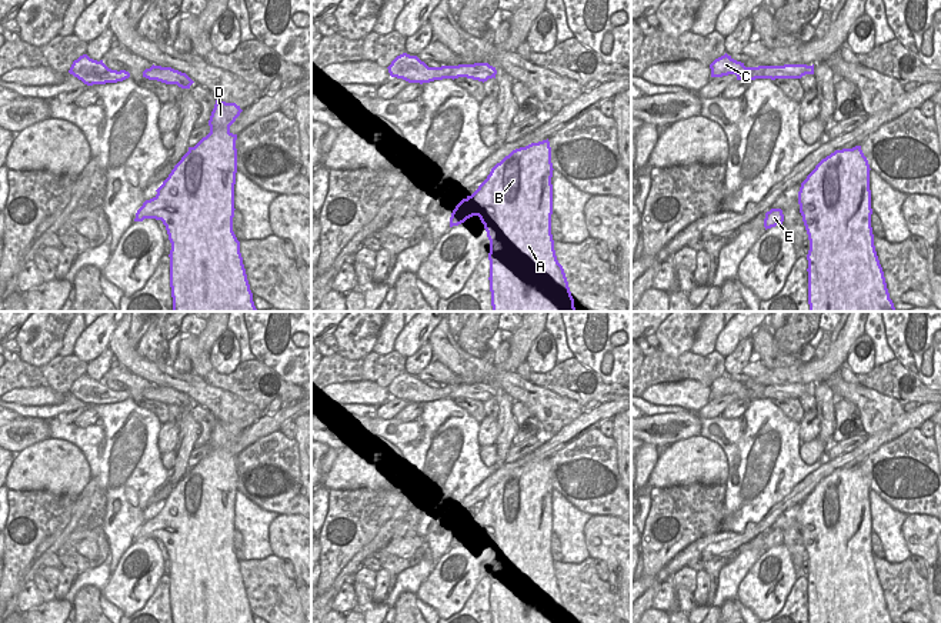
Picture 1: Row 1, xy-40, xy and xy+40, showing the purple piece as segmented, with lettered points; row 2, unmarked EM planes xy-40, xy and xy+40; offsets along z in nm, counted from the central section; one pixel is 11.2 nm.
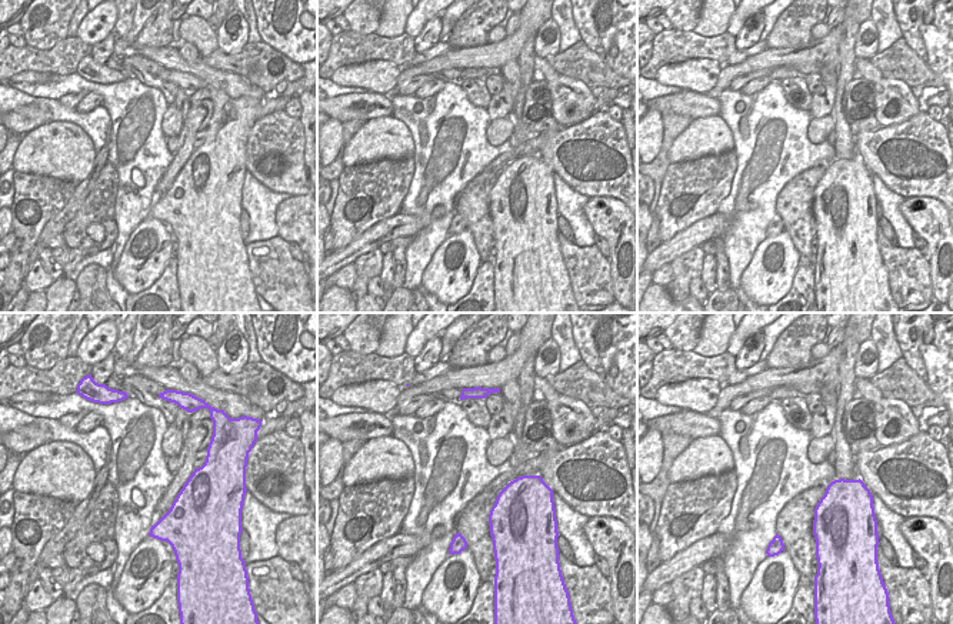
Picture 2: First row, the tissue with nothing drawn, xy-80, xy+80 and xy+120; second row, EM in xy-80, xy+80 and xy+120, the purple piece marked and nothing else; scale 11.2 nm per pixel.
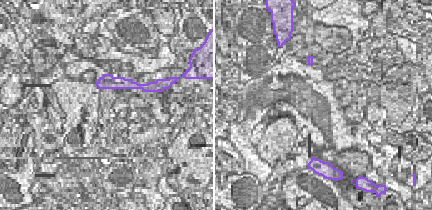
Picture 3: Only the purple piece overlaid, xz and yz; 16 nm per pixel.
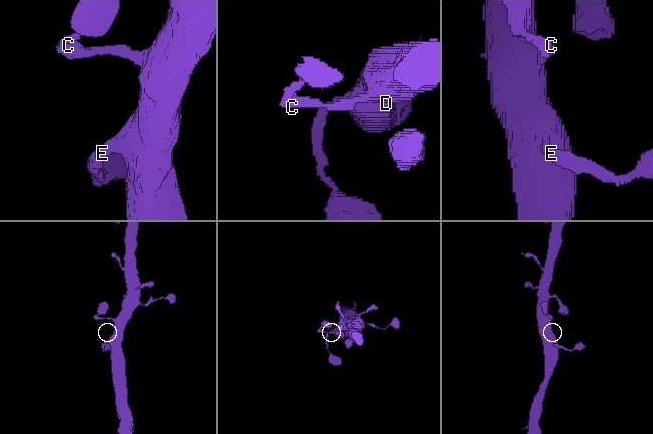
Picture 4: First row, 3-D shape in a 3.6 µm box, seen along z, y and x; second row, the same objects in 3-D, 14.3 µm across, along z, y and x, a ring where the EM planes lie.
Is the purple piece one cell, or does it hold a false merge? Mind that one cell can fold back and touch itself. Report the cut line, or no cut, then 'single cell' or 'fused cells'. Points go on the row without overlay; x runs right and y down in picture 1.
no cut | single cell

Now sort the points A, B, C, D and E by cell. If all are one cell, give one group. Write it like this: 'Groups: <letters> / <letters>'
Groups: A B C D E

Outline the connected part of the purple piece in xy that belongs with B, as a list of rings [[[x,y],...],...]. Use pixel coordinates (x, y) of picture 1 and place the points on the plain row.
[[[550,462],[513,470],[451,533],[450,547],[478,536],[490,560],[491,623],[574,623],[551,554],[553,483]]]

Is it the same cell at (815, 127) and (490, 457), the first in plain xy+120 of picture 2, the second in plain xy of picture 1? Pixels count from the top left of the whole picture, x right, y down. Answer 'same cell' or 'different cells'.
same cell

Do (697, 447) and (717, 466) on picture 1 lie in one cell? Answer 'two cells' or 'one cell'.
one cell

